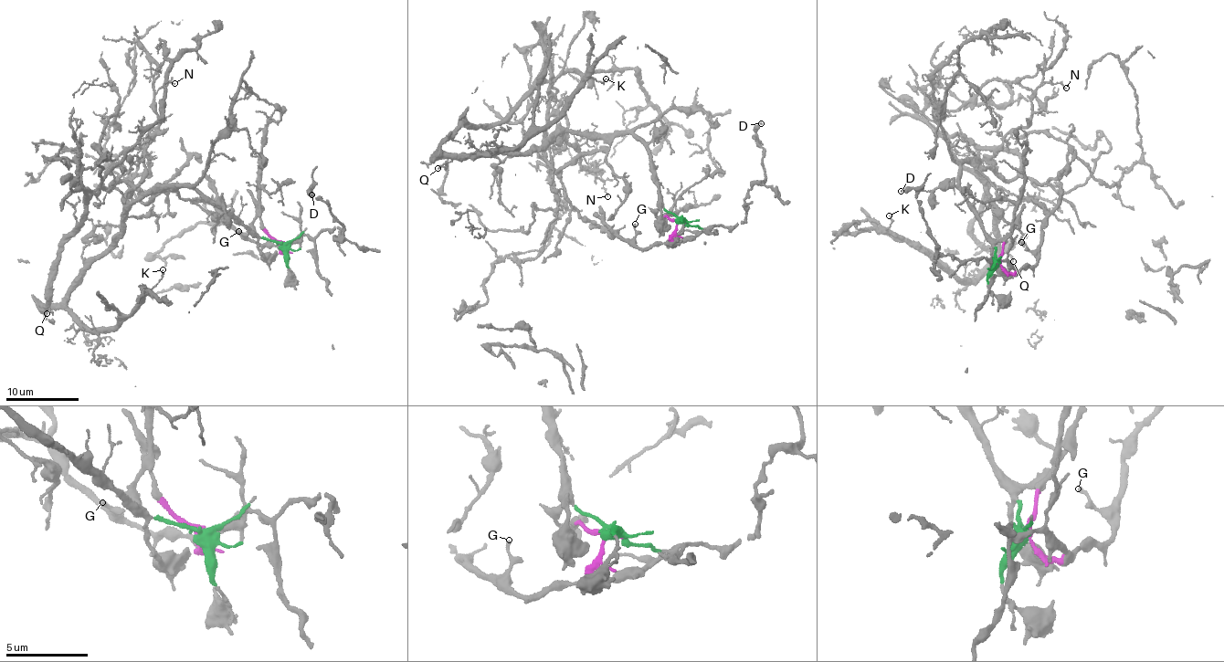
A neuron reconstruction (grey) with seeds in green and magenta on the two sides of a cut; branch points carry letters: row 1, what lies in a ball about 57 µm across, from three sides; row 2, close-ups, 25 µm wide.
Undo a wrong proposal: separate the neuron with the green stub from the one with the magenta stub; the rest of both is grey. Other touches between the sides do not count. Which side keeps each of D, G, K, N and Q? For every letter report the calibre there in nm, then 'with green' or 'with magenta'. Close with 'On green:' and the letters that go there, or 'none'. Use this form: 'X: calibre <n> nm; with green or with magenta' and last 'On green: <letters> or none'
D: calibre 180 nm; with magenta
G: calibre 180 nm; with magenta
K: calibre 110 nm; with green
N: calibre 110 nm; with green
Q: calibre 100 nm; with green
On green: K, N, Q

